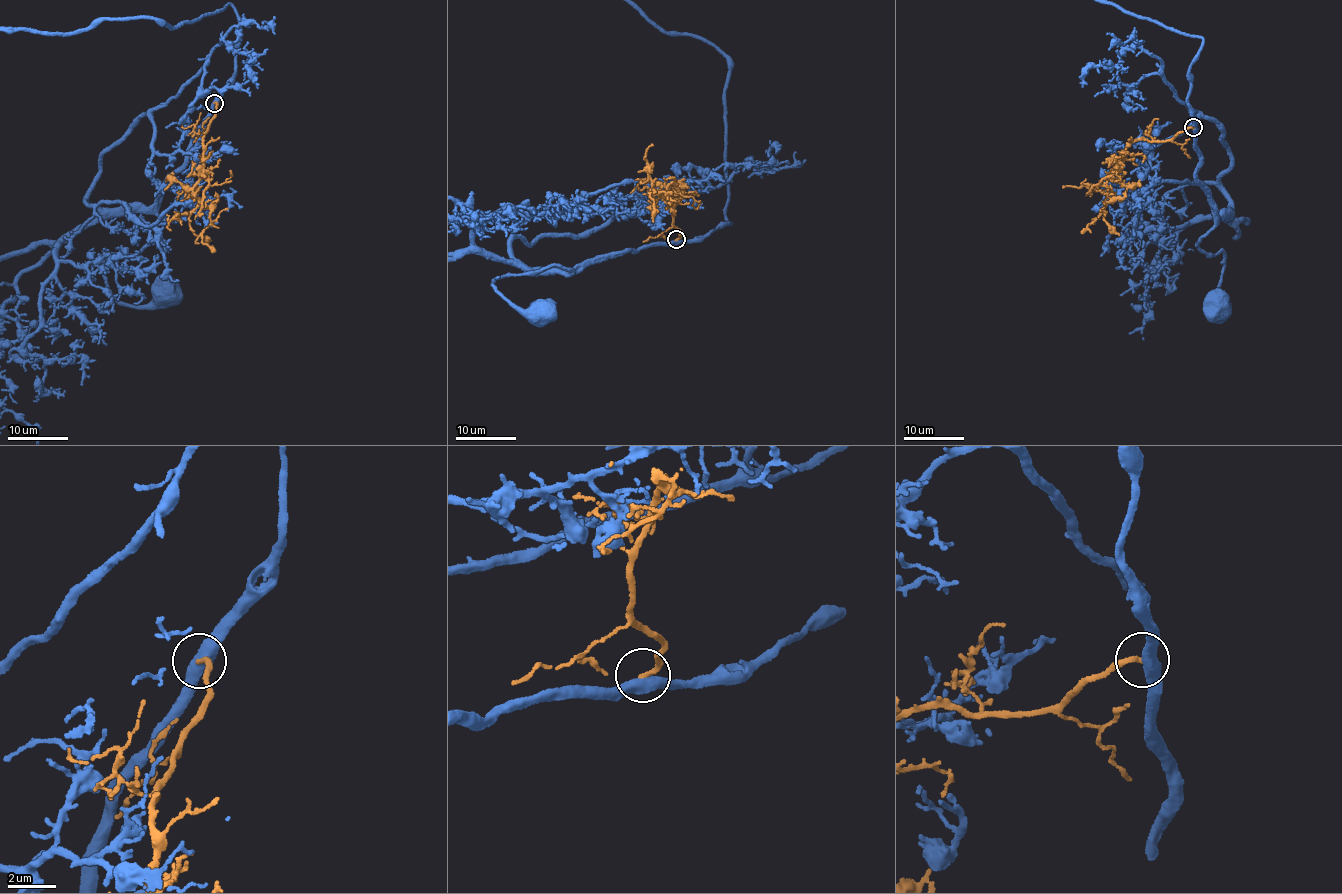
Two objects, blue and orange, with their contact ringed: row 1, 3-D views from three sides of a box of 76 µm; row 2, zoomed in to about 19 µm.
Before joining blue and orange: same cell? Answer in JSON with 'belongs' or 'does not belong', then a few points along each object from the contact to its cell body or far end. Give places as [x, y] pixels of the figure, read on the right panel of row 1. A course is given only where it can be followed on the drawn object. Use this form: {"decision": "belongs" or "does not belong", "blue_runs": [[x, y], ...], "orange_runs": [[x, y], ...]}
{"decision": "does not belong", "blue_runs": [[1193, 127], [1197, 180], [1215, 226], [1197, 244], [1213, 255], [1222, 251], [1223, 262], [1217, 309]], "orange_runs": [[1193, 127], [1170, 139], [1140, 139], [1129, 145], [1113, 161], [1104, 195], [1081, 186], [1063, 188]]}

